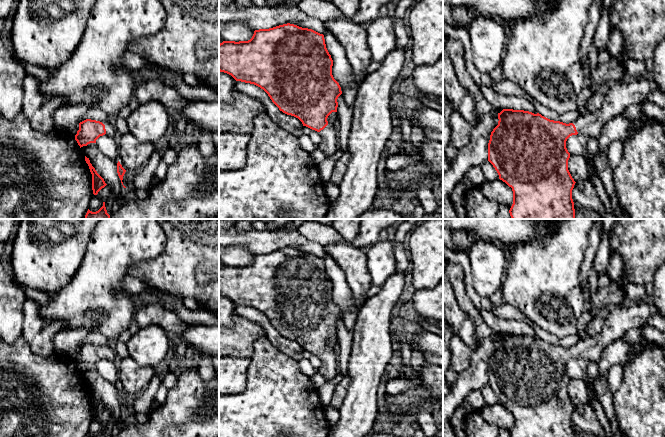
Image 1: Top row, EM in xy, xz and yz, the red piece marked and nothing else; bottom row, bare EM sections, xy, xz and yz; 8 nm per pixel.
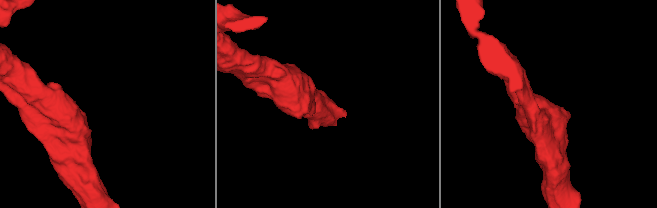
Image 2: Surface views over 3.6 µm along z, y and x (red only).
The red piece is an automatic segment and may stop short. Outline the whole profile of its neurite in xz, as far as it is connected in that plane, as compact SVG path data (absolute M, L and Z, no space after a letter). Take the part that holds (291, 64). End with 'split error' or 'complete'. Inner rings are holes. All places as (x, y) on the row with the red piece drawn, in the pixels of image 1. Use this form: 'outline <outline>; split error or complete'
outline M290 23L255 30L248 41L223 41L219 44L219 71L231 75L236 81L260 87L280 111L319 132L321 142L318 148L326 157L338 149L338 132L327 118L332 112L337 112L337 99L342 94L332 75L332 66L324 35Z; split error

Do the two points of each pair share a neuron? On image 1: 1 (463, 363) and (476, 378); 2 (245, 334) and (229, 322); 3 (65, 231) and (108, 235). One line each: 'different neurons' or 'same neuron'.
1: different neurons
2: different neurons
3: different neurons

